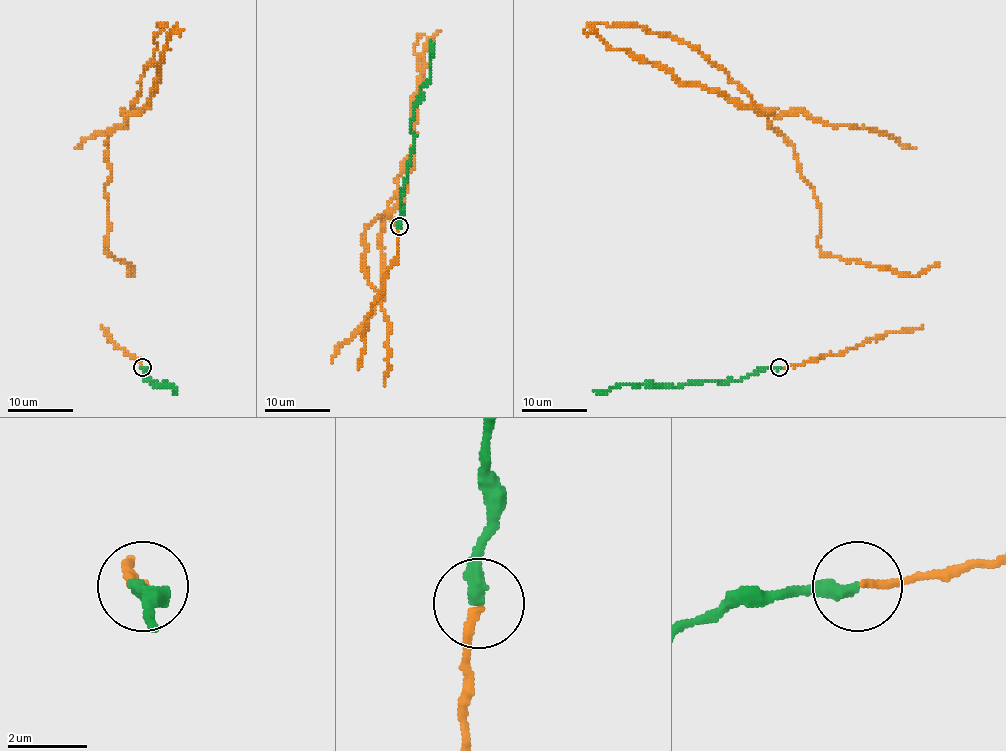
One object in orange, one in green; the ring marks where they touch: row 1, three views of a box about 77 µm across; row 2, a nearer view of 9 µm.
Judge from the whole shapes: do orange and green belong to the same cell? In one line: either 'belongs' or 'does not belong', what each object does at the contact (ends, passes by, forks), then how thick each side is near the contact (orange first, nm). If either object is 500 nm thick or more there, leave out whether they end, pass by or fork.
belongs | orange ends | green ends | 200/360 nm

